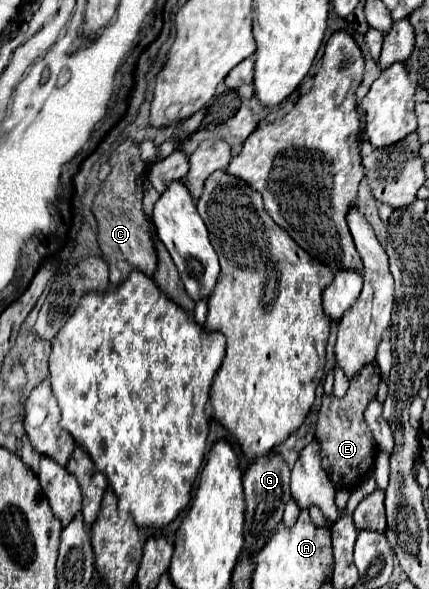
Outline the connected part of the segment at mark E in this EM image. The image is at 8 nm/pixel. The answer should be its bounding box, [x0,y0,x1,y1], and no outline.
[316,362,380,490]

